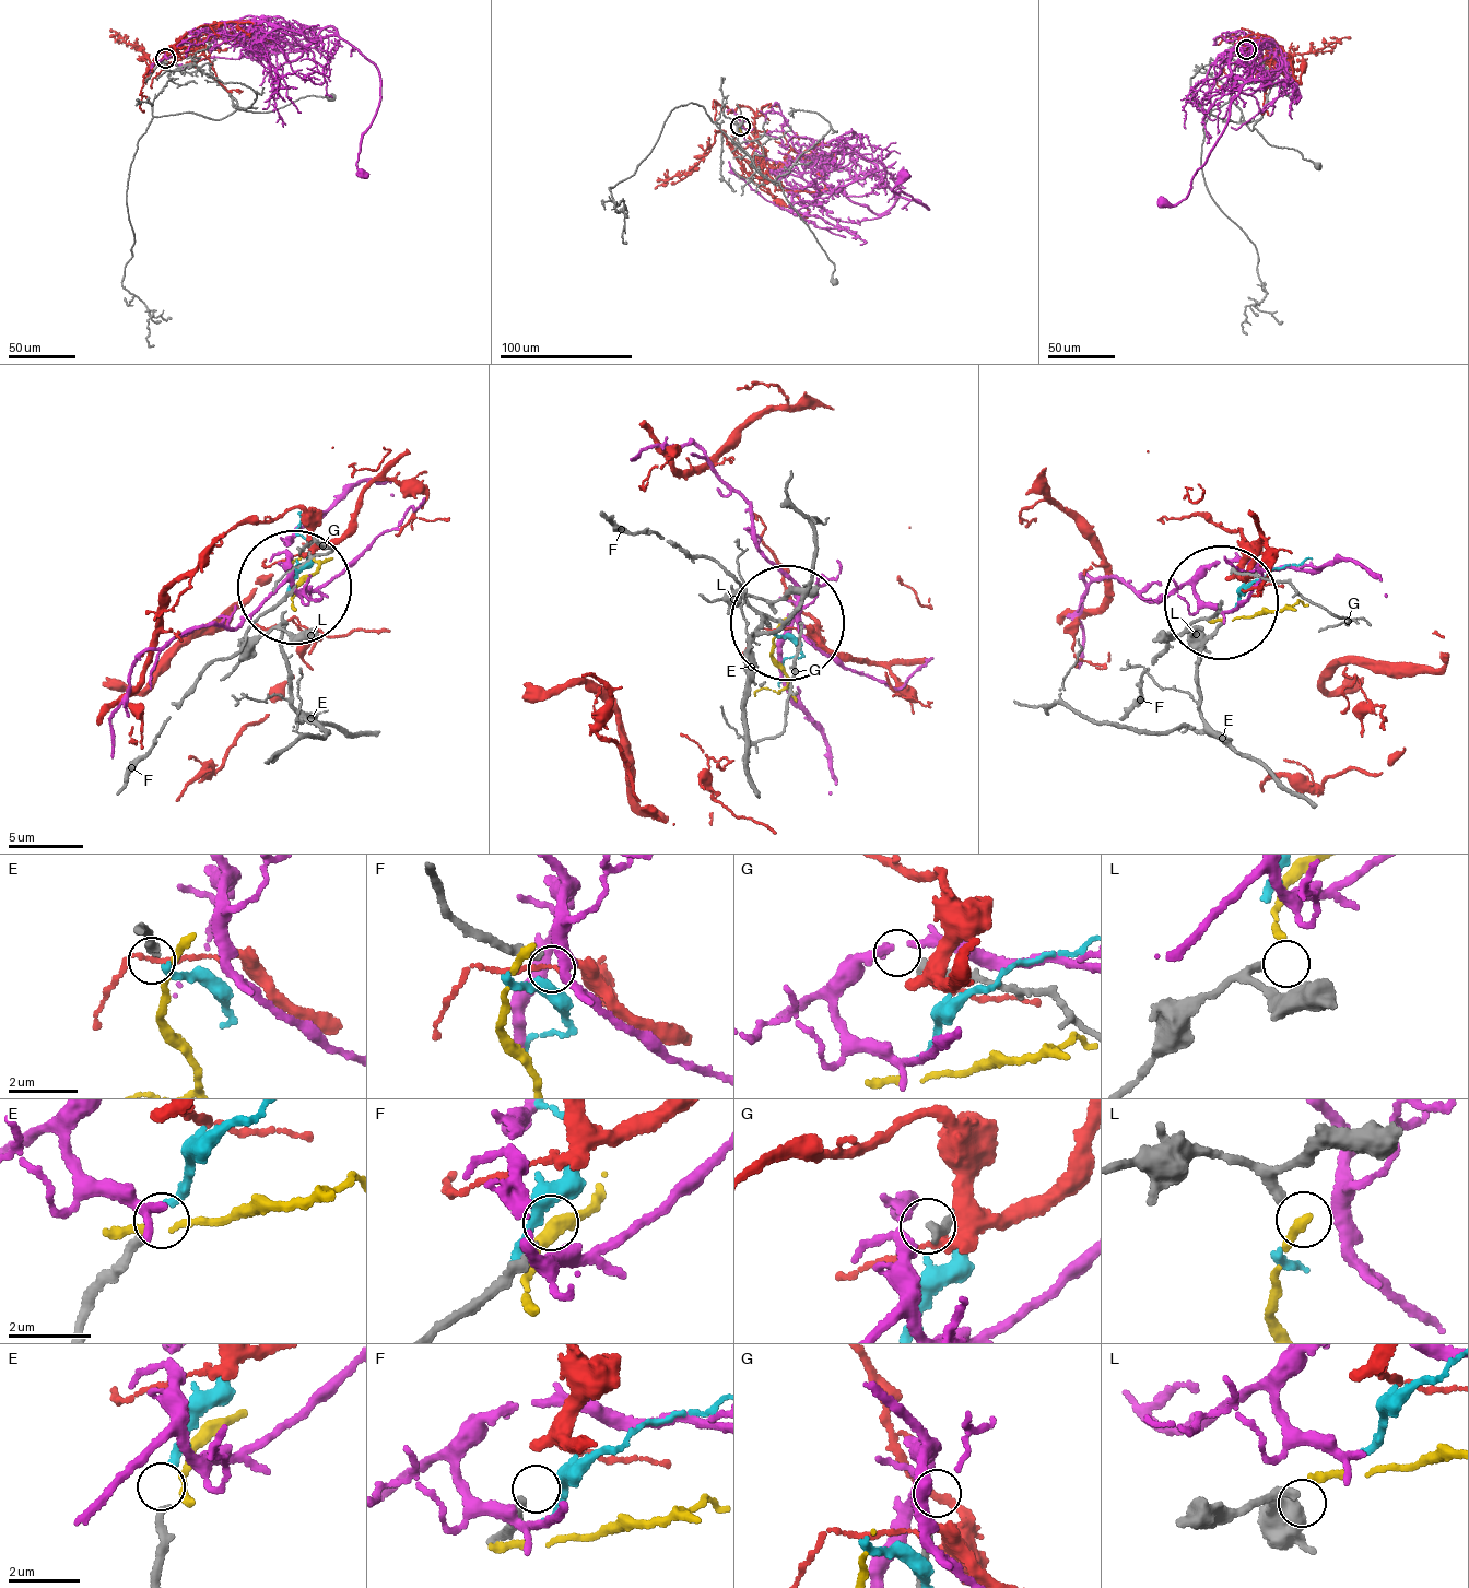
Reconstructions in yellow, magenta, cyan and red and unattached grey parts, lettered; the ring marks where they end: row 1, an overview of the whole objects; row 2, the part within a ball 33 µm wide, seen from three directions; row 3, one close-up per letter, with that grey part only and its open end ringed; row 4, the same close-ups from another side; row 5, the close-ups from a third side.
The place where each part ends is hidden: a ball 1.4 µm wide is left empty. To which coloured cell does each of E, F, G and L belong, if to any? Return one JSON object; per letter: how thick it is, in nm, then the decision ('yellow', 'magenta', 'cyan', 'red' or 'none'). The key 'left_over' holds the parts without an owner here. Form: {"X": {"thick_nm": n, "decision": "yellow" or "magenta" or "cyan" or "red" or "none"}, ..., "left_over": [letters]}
{"E": {"thick_nm": 190, "decision": "cyan"}, "F": {"thick_nm": 200, "decision": "none"}, "G": {"thick_nm": 200, "decision": "none"}, "L": {"thick_nm": 200, "decision": "none"}, "left_over": ["F", "G", "L"]}

